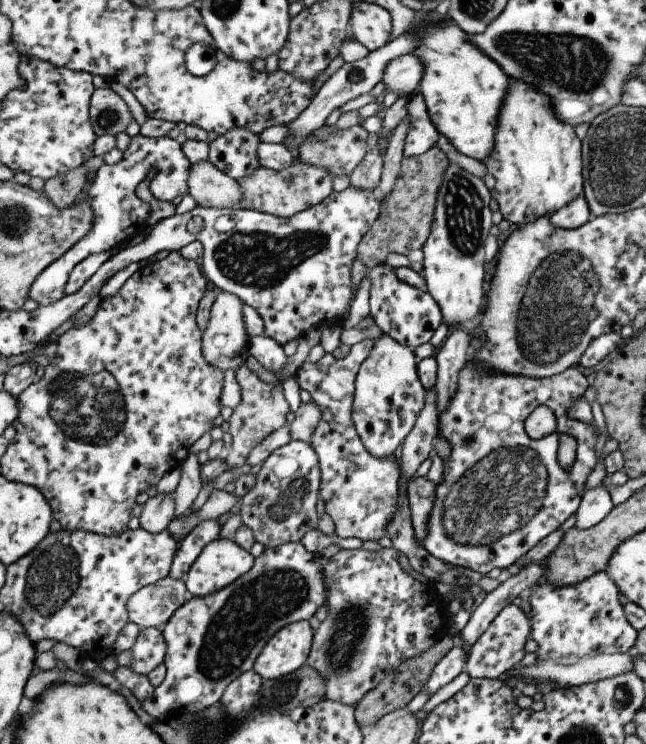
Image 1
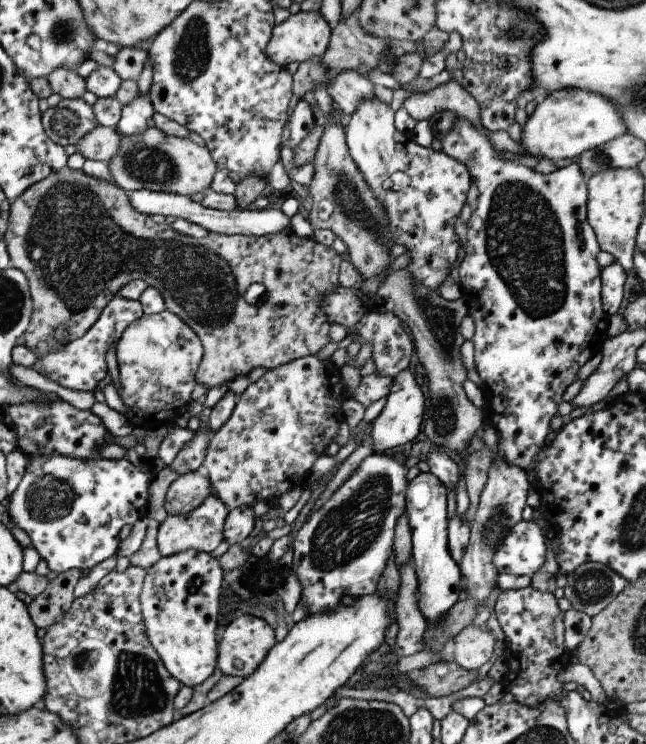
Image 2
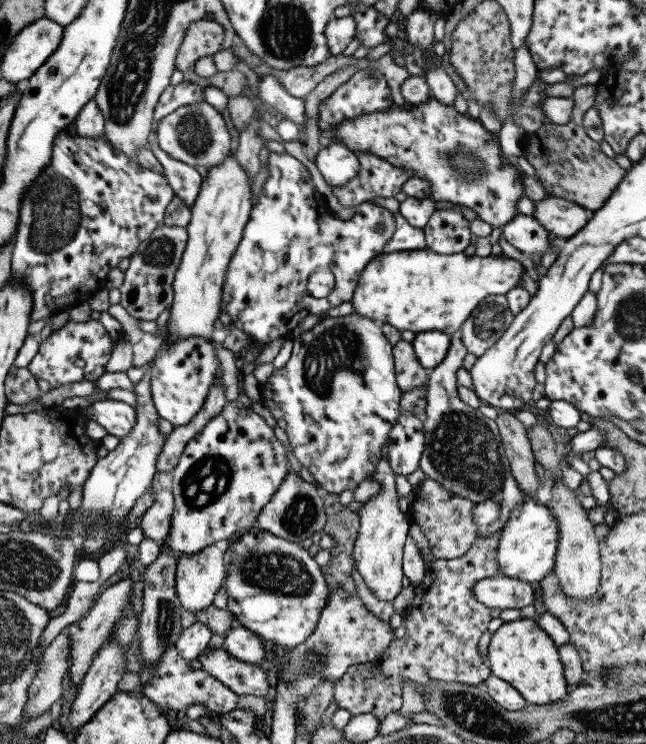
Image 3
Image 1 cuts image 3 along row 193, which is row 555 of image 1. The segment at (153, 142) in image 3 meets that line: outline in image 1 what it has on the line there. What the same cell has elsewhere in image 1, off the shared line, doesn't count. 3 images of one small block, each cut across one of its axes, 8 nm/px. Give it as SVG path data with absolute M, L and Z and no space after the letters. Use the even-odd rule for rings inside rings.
M204 520L204 522L198 523L198 526L192 532L189 532L184 537L184 540L177 545L169 576L185 582L187 579L186 574L196 558L200 556L202 548L208 542L219 538L220 530L222 530L222 526L218 524L218 520Z

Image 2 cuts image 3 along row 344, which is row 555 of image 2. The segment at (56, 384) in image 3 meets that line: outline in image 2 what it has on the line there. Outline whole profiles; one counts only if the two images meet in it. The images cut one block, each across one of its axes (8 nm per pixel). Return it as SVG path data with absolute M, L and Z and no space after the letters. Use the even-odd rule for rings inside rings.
M65 456L29 457L24 476L16 490L7 498L11 521L22 528L49 570L58 574L72 570L91 570L100 562L117 554L118 533L122 526L134 524L146 514L148 488L154 473L146 462L134 466L128 459L97 459L83 461Z

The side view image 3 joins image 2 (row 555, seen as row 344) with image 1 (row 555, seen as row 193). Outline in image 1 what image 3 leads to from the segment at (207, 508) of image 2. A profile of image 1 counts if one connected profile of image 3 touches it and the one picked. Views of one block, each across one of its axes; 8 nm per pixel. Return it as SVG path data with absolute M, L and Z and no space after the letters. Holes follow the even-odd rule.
M227 538L208 542L187 572L186 588L194 597L202 597L232 584L252 568L254 557Z

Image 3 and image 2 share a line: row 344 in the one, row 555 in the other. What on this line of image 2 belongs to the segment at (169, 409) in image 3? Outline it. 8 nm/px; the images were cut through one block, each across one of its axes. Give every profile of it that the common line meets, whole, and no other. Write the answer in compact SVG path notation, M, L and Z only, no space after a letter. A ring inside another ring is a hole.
M194 549L162 557L146 571L139 596L145 631L168 672L184 687L202 684L217 666L215 632L226 582L222 576L216 557Z

